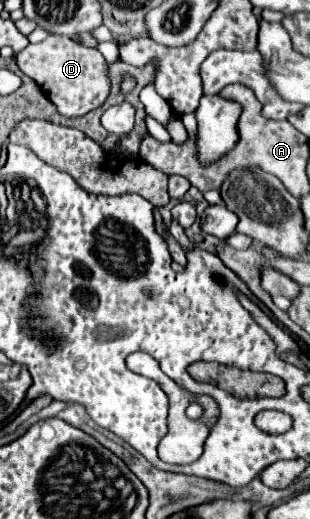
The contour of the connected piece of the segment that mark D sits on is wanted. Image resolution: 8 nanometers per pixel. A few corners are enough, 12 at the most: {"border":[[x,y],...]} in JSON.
{"border":[[48,36],[16,64],[62,116],[110,96],[104,56]]}

